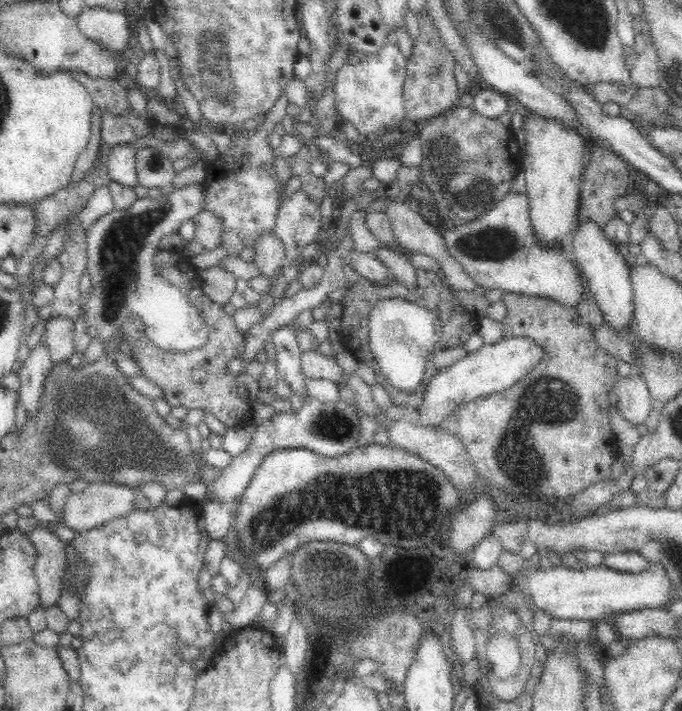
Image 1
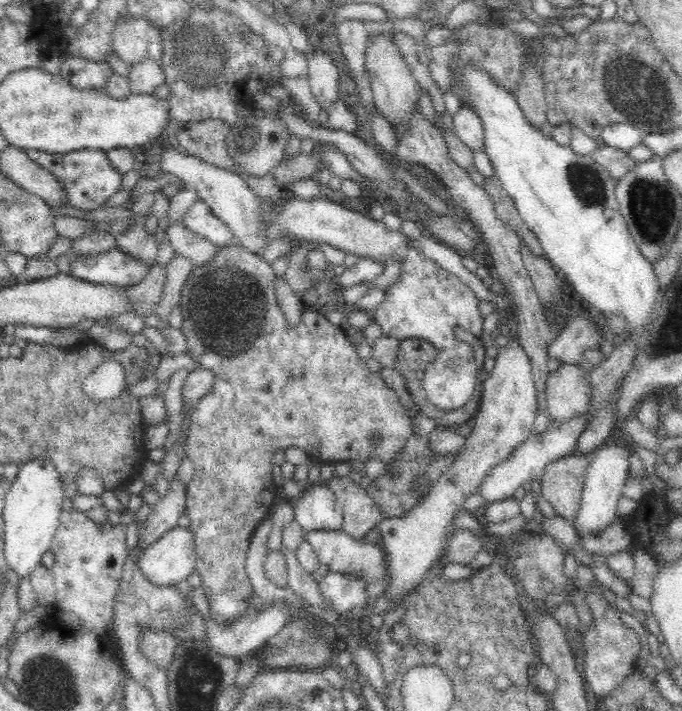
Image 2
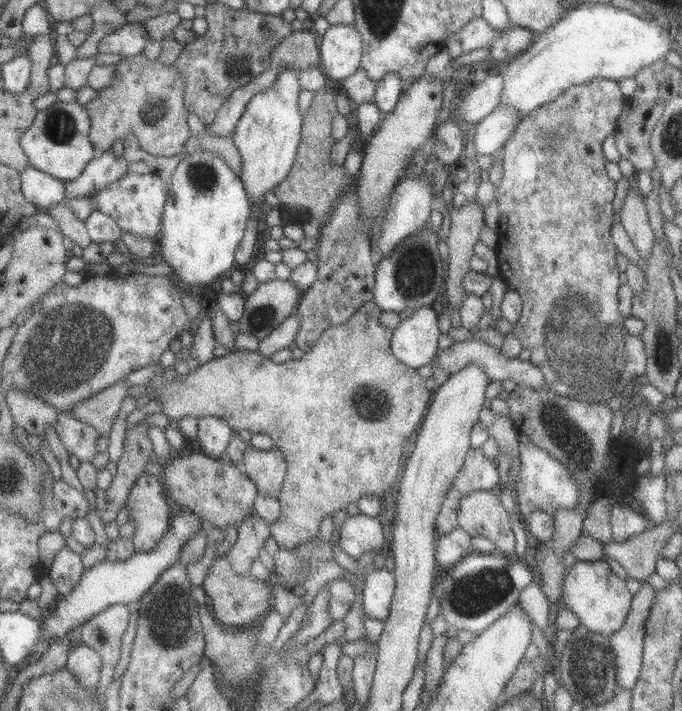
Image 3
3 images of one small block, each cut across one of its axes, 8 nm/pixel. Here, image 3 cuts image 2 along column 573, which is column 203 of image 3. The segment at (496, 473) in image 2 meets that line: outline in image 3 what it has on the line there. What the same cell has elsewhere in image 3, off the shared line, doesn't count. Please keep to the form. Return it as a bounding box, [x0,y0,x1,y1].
[197,416,236,459]

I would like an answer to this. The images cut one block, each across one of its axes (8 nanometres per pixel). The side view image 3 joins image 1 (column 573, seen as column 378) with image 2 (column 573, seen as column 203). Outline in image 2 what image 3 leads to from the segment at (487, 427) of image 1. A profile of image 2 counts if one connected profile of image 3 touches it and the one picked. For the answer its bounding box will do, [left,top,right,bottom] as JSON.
[546,365,591,421]

